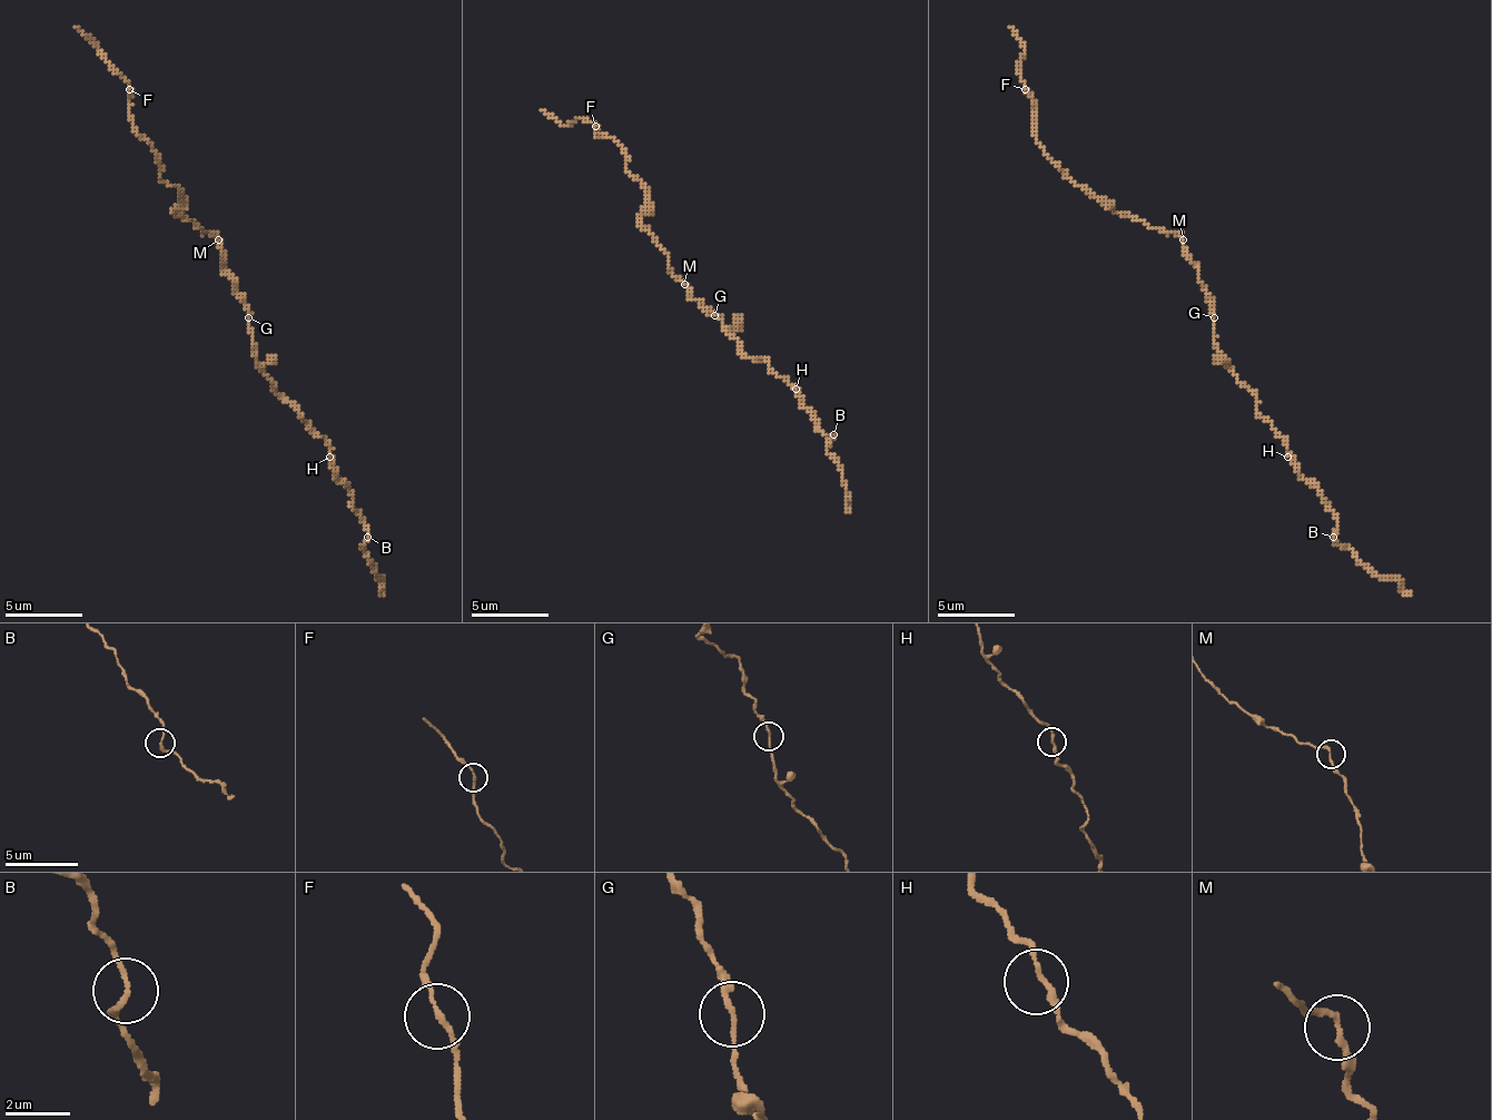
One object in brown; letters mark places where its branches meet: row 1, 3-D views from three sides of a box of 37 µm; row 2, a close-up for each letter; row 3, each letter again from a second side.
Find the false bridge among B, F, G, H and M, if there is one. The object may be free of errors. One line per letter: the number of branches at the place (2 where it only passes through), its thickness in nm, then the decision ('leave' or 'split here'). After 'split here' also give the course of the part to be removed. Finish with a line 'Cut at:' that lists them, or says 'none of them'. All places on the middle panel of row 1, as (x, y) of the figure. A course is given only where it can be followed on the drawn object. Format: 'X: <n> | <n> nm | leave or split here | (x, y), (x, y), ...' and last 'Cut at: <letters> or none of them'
B: 2 | 160 nm | leave
F: 2 | 150 nm | leave
G: 2 | 160 nm | leave
H: 2 | 170 nm | leave
M: 2 | 160 nm | leave
Cut at: none of them

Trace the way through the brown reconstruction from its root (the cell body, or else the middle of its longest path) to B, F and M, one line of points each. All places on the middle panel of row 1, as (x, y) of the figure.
B: (703, 307), (719, 315), (722, 326), (750, 357), (761, 357), (796, 389), (800, 404), (830, 439), (835, 435)
F: (703, 307), (641, 223), (645, 187), (626, 173), (626, 153), (599, 137), (595, 126)
M: (703, 307), (692, 300), (692, 292), (684, 284)

